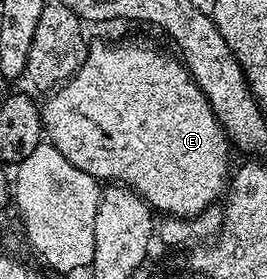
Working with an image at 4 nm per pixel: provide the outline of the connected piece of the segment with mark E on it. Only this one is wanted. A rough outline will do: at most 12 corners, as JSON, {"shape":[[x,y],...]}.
{"shape":[[92,41],[46,141],[196,218],[233,147],[174,53]]}

